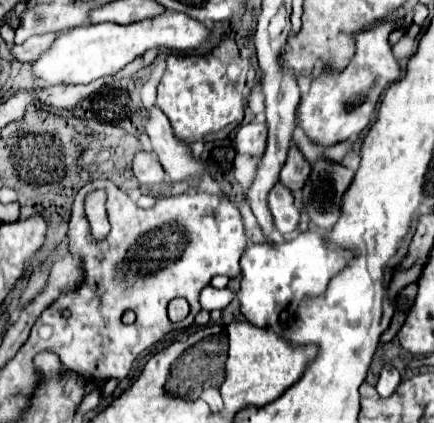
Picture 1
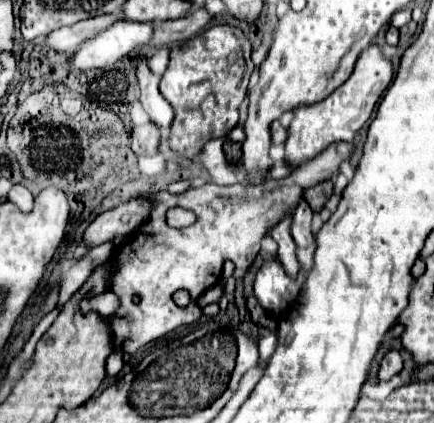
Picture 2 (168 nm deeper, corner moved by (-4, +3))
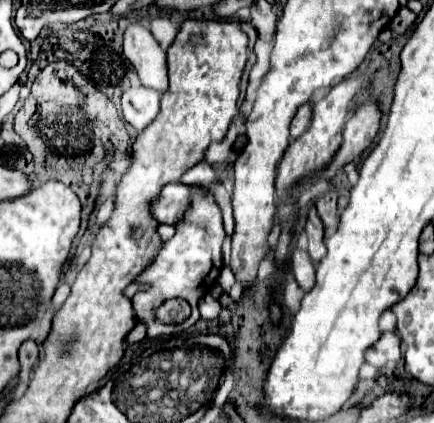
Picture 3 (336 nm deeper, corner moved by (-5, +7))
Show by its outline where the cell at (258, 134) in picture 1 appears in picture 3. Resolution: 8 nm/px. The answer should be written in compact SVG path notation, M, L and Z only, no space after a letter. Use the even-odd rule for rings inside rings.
M312 103L300 105L300 109L296 111L296 115L294 115L292 123L290 123L290 137L298 139L308 129L310 119L312 119Z

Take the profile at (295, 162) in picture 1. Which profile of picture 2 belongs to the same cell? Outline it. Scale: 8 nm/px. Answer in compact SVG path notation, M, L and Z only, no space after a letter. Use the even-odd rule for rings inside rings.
M321 181L315 187L309 187L303 191L303 199L311 205L311 209L319 211L323 207L323 203L333 195L333 183L331 181Z

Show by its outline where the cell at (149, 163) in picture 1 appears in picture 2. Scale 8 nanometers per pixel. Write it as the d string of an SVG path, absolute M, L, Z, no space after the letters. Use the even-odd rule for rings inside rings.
M147 123L143 127L133 129L131 141L135 155L155 155L159 153L159 145L161 145L161 131L155 129L155 125Z

